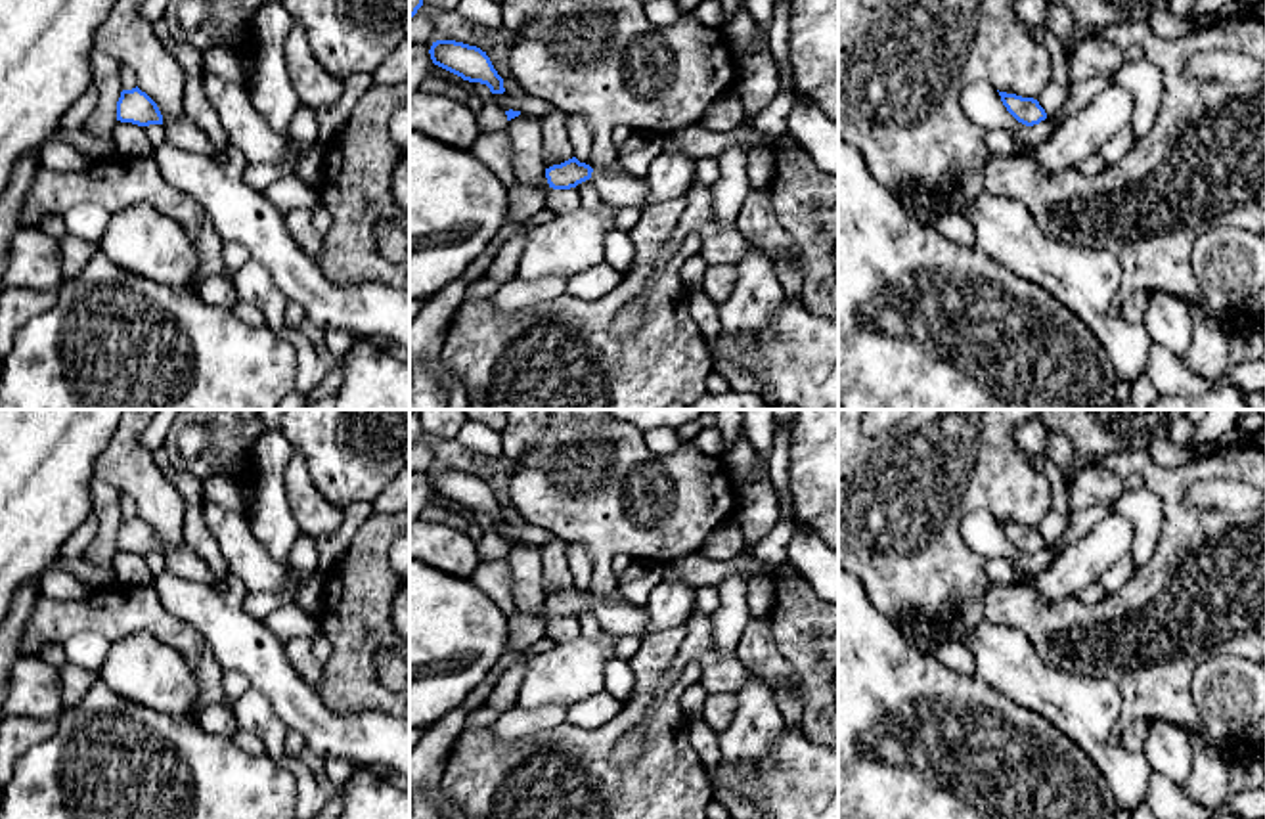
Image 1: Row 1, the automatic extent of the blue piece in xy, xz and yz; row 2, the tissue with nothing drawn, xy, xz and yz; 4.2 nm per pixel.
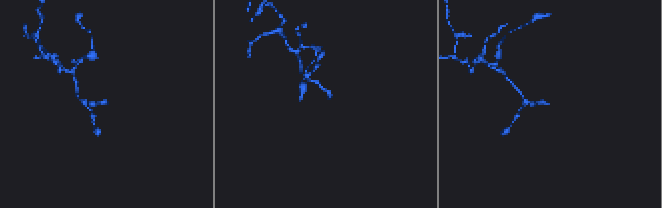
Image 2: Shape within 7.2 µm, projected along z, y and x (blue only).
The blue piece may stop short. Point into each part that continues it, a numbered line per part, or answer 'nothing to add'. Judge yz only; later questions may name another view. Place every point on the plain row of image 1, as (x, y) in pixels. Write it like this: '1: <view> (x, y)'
nothing to add

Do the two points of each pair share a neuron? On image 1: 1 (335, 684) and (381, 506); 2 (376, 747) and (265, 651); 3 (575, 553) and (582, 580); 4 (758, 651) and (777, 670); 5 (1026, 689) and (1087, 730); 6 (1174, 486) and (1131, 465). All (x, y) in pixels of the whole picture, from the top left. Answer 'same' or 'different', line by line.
1: different
2: same
3: same
4: same
5: same
6: same

